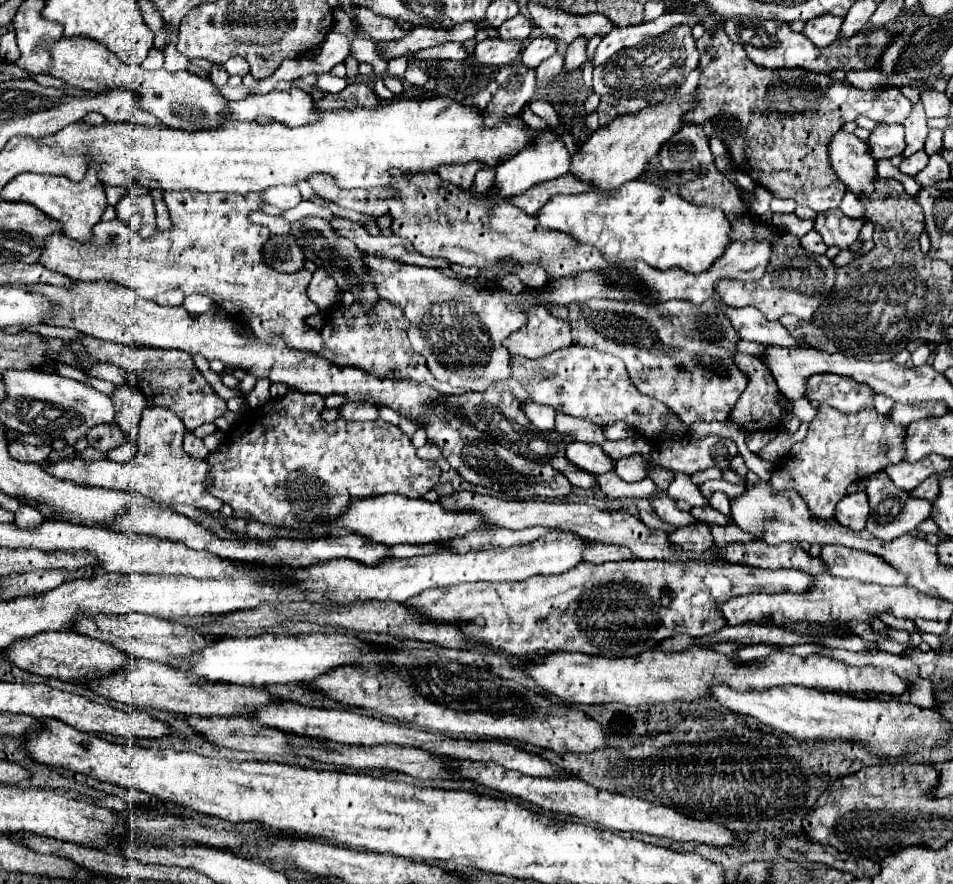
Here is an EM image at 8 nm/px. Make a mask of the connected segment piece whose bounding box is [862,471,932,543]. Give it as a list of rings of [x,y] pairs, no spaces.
[[[884,471],[864,479],[862,489],[866,491],[868,501],[870,501],[870,513],[868,513],[866,529],[880,541],[888,543],[888,541],[912,531],[912,529],[916,529],[922,521],[926,521],[930,517],[932,503],[924,501],[924,499],[912,499],[910,495],[906,495],[906,491],[900,491]]]

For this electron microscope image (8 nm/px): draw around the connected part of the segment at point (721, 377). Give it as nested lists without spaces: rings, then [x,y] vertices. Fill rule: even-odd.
[[[714,297],[704,301],[702,305],[694,305],[688,301],[666,301],[654,307],[648,307],[644,303],[592,299],[588,303],[570,307],[570,327],[576,345],[592,347],[620,357],[626,363],[634,387],[642,395],[654,397],[670,407],[686,429],[700,421],[728,421],[732,407],[748,385],[748,375],[734,363],[740,335],[736,335],[736,329],[732,327],[732,323],[728,323],[724,311],[718,309]]]

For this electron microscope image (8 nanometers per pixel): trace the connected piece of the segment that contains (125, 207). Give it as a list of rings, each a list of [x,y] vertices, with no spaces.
[[[126,193],[118,205],[116,205],[118,217],[134,227],[142,237],[150,237],[152,231],[156,229],[156,219],[154,219],[154,201],[150,195],[134,197]]]

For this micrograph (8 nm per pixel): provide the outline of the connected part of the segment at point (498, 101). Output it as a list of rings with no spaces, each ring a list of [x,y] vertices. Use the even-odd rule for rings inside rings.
[[[520,63],[502,67],[496,75],[498,93],[484,109],[488,111],[488,123],[496,123],[500,115],[518,115],[534,95],[534,79],[536,79],[536,71],[528,69],[524,75],[524,65]]]

